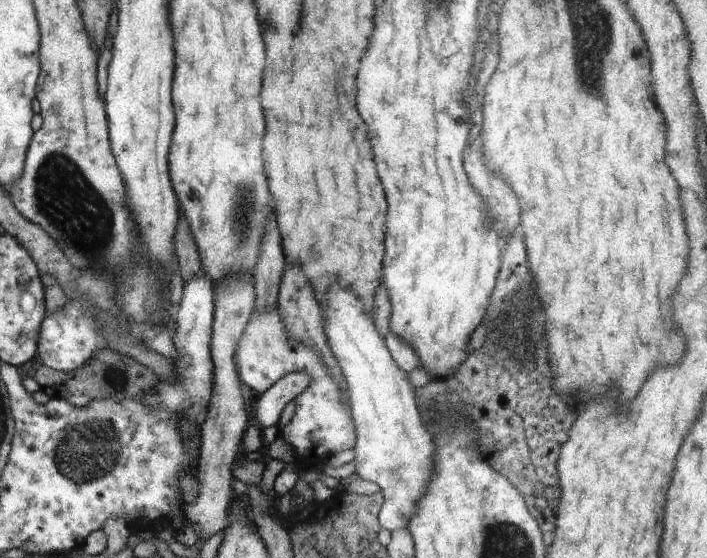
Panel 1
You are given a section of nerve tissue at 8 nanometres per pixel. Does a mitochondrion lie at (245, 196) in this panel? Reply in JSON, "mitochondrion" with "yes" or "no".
{"mitochondrion":"yes"}

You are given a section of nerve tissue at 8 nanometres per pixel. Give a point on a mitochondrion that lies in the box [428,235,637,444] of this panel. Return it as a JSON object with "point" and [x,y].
{"point":[514,332]}

